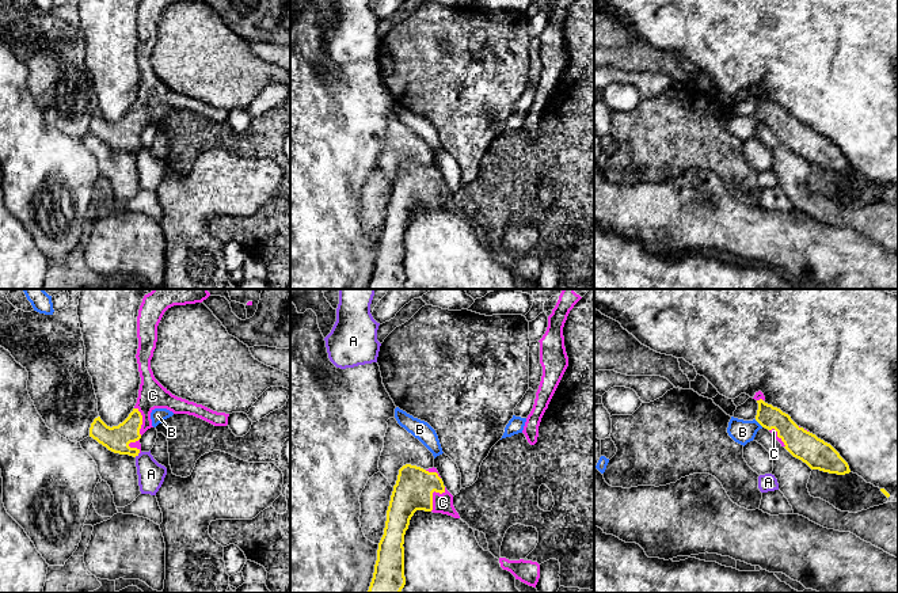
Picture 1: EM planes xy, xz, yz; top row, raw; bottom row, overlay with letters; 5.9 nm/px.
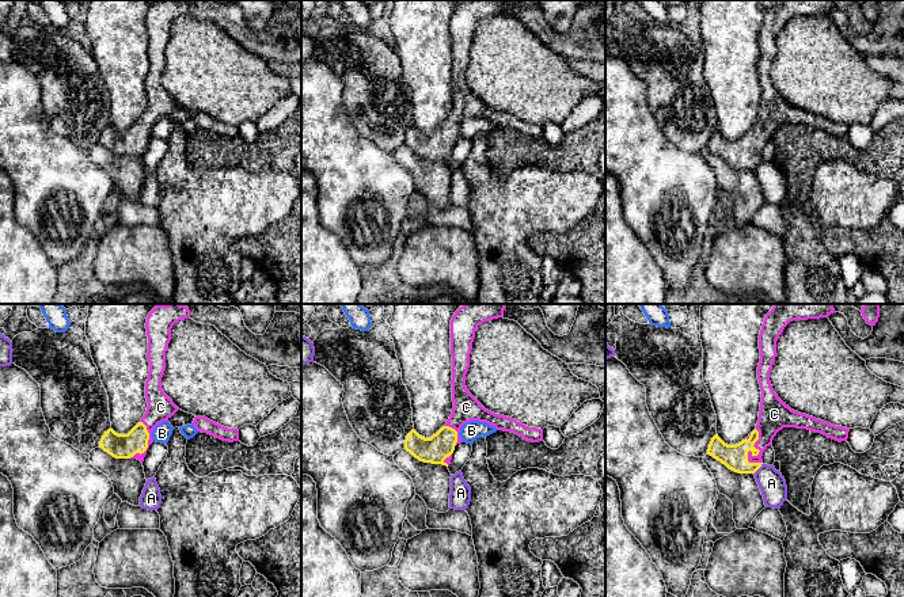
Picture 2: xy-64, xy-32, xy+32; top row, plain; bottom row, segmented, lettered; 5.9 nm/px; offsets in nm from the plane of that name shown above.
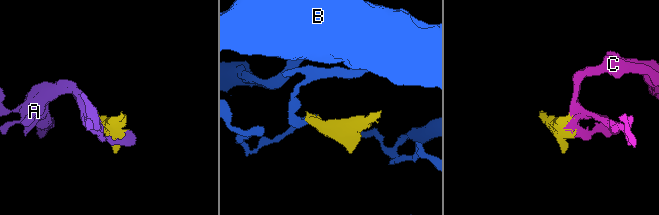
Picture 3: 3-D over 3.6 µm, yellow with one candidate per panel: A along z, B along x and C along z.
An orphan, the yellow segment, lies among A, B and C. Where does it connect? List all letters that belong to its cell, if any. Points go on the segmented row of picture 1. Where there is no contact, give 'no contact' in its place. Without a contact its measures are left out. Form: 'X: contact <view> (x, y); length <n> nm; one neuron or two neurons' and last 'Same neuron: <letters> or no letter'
A: contact xy (136, 455); length 40 nm; two neurons
B: contact yz (758, 422); length 70 nm; two neurons
C: contact xz (432, 495); length 170 nm; one neuron
Same neuron: C

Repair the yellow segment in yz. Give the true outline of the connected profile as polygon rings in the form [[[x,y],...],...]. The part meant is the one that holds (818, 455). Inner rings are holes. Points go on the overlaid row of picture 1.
[[[761,391],[756,392],[753,399],[758,403],[756,421],[768,429],[794,457],[806,463],[811,470],[837,475],[851,472],[848,463],[830,444],[798,426],[780,408],[765,403],[765,396]]]

